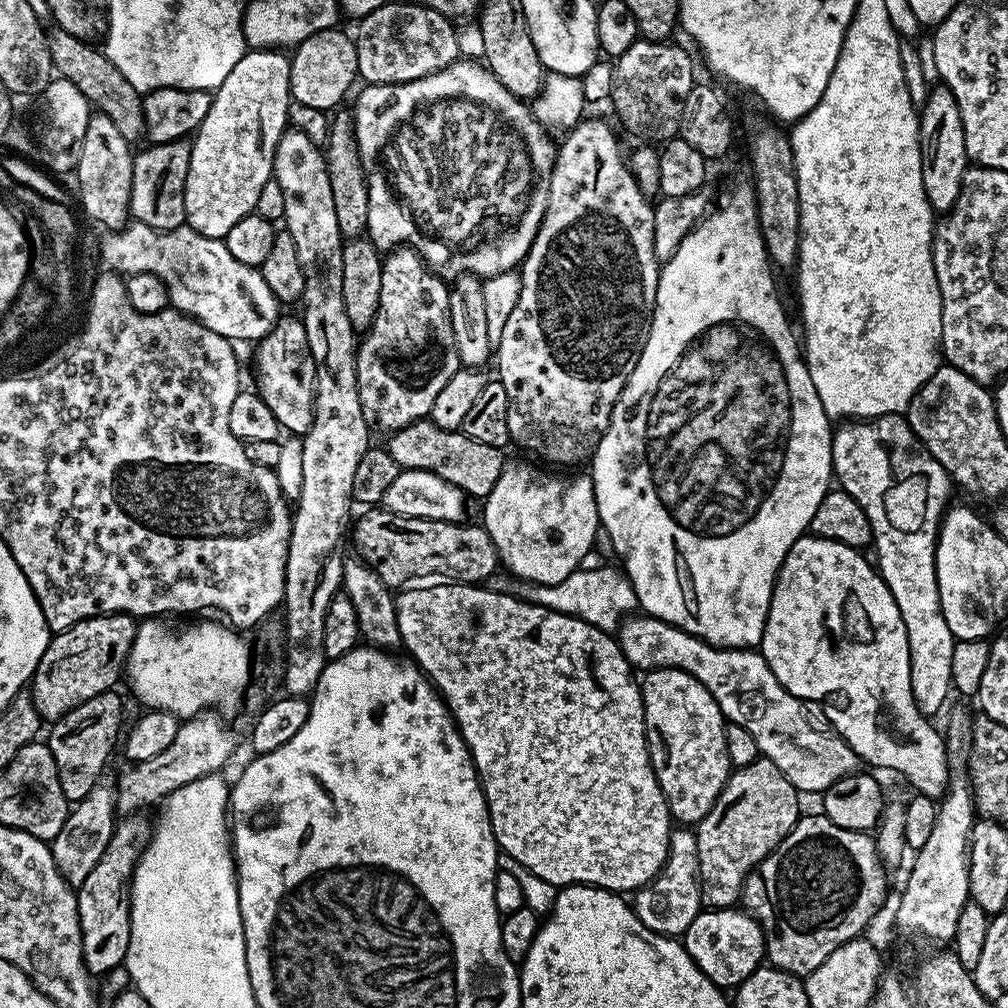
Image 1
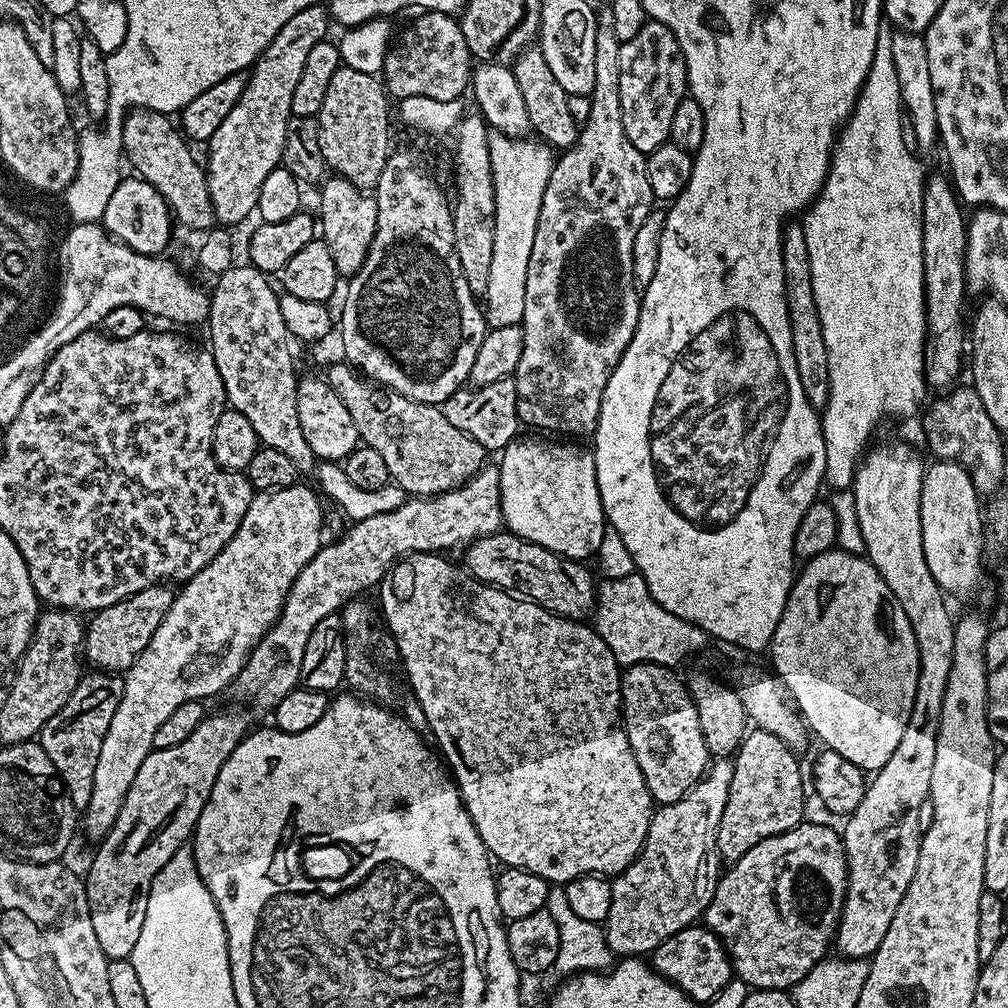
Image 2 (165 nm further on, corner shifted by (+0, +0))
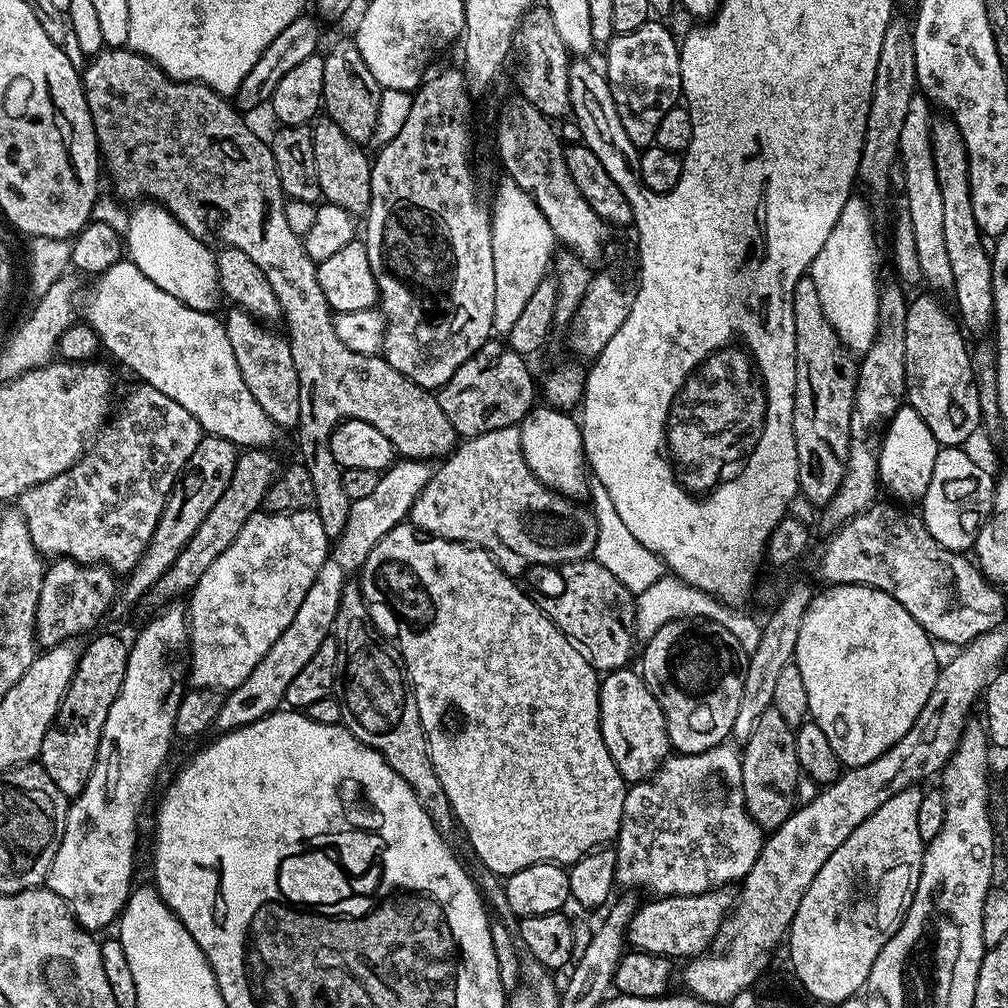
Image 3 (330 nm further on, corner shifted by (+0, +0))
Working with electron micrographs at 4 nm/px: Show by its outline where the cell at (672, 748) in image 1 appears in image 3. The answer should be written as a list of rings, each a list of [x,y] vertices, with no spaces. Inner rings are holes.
[[[635,667],[616,668],[601,679],[600,729],[602,742],[606,742],[606,750],[610,750],[610,758],[614,758],[625,782],[647,780],[670,755],[662,706]]]

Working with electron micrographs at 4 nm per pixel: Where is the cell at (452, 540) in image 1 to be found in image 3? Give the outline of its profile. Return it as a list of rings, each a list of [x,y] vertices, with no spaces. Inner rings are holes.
[[[593,558],[571,560],[565,564],[537,567],[531,576],[531,591],[541,610],[591,660],[597,673],[610,673],[631,661],[628,659],[636,640],[636,596],[605,566]]]

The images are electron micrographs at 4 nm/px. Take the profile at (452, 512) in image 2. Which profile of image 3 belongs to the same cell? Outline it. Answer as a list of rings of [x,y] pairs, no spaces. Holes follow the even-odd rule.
[[[519,427],[490,430],[467,437],[457,443],[451,455],[441,464],[444,465],[433,471],[430,482],[426,482],[422,494],[418,494],[412,506],[410,523],[421,533],[481,548],[500,565],[503,572],[513,578],[520,578],[524,571],[527,573],[537,566],[586,560],[593,555],[595,540],[598,538],[593,513],[585,505],[585,509],[580,505],[583,503],[573,503],[569,497],[548,488],[532,473],[522,454]]]

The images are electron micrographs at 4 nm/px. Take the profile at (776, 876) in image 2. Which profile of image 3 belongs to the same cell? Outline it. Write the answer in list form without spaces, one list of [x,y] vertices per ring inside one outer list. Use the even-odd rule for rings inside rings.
[[[727,887],[713,888],[710,892],[702,894],[690,894],[689,896],[661,896],[649,899],[649,904],[641,903],[635,914],[630,918],[626,940],[637,952],[649,952],[655,956],[684,956],[683,958],[695,958],[703,956],[715,945],[720,935],[720,927],[724,925],[725,919],[734,907],[734,896]]]

